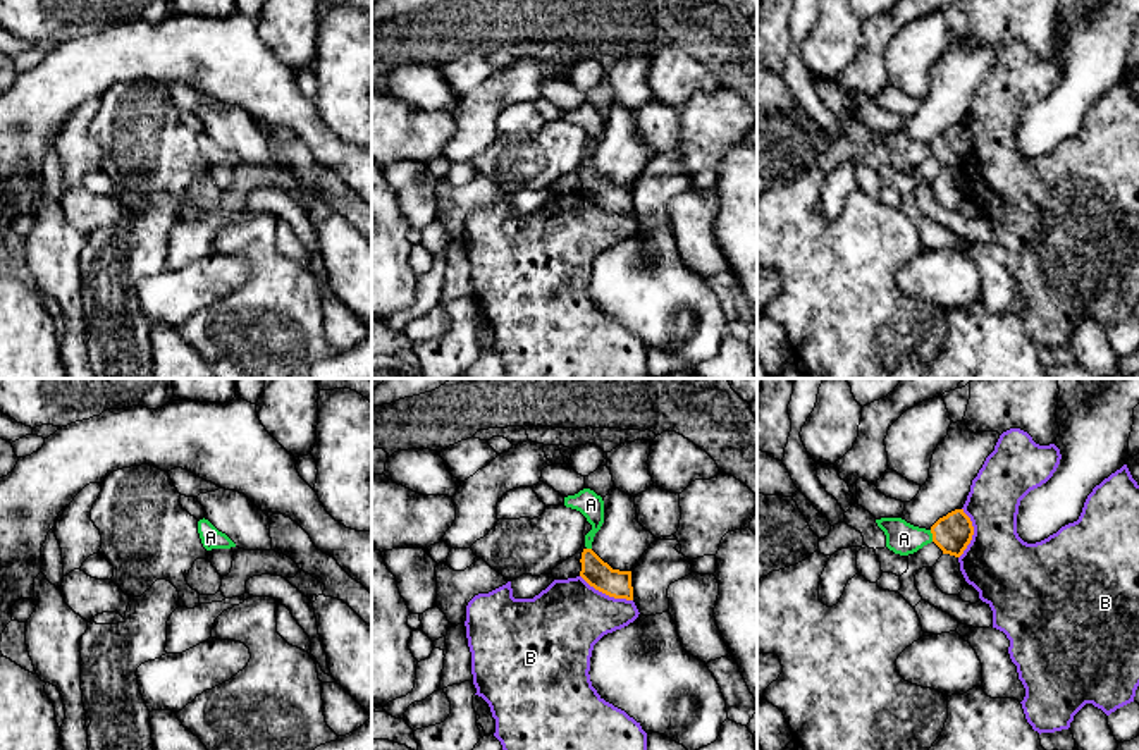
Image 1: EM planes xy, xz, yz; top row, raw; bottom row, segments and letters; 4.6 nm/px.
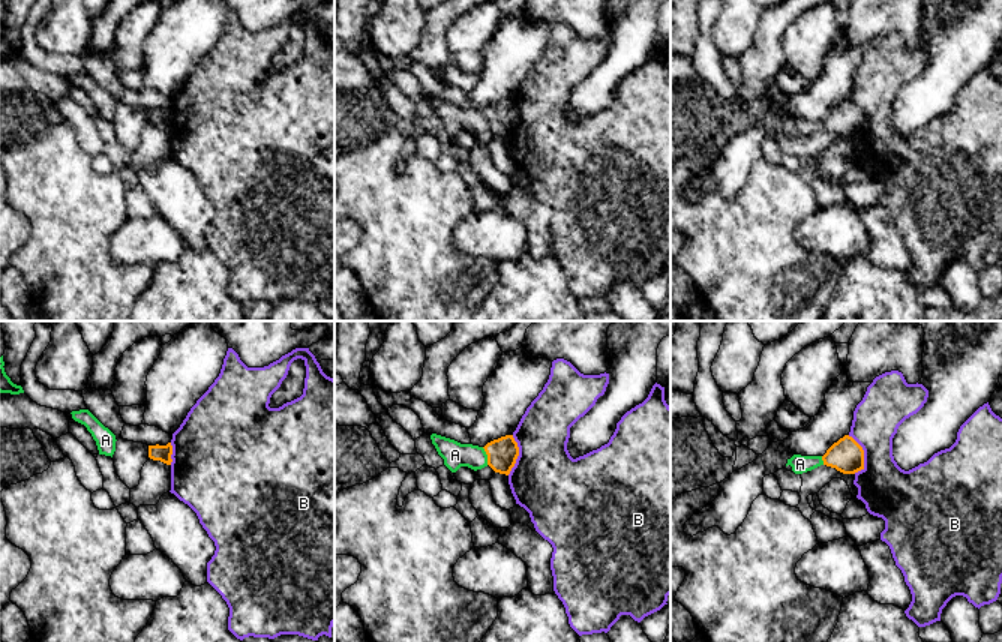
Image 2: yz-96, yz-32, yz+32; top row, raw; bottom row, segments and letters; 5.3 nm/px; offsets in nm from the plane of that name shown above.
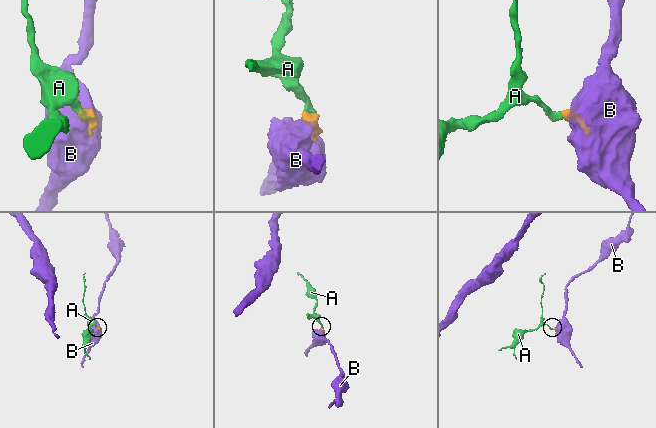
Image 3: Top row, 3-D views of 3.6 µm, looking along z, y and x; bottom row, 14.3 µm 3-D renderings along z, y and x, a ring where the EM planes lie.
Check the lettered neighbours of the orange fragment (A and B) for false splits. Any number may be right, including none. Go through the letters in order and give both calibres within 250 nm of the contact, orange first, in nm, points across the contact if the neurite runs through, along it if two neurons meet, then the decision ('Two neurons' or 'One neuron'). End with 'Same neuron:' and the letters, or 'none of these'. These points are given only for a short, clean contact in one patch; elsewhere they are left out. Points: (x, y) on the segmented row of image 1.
A: Thickness 180 nm (orange) against 150 nm. Path across: yz (952, 534), (933, 535), (904, 539). One neuron
B: Thickness 130 nm (orange) against 360 nm. Two neurons
Same neuron: A

